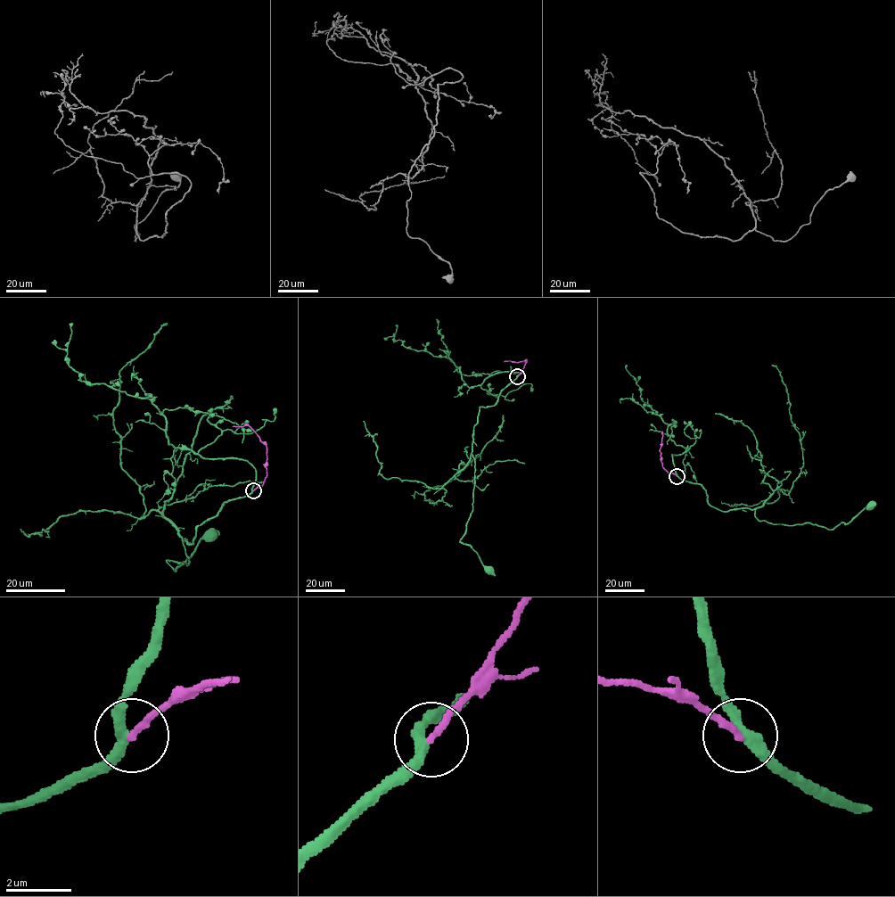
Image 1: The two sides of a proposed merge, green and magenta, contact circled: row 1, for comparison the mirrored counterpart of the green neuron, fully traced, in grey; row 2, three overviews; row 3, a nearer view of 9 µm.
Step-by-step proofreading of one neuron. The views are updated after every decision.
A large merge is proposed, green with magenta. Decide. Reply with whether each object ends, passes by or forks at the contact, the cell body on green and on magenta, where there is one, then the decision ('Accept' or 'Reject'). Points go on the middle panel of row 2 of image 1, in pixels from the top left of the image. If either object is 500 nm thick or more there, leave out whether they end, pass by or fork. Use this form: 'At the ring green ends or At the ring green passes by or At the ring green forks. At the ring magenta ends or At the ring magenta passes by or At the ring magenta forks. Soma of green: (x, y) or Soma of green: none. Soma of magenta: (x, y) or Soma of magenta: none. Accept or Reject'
At the ring green passes by. At the ring magenta ends. Soma of green: (489, 570). Soma of magenta: none. Reject

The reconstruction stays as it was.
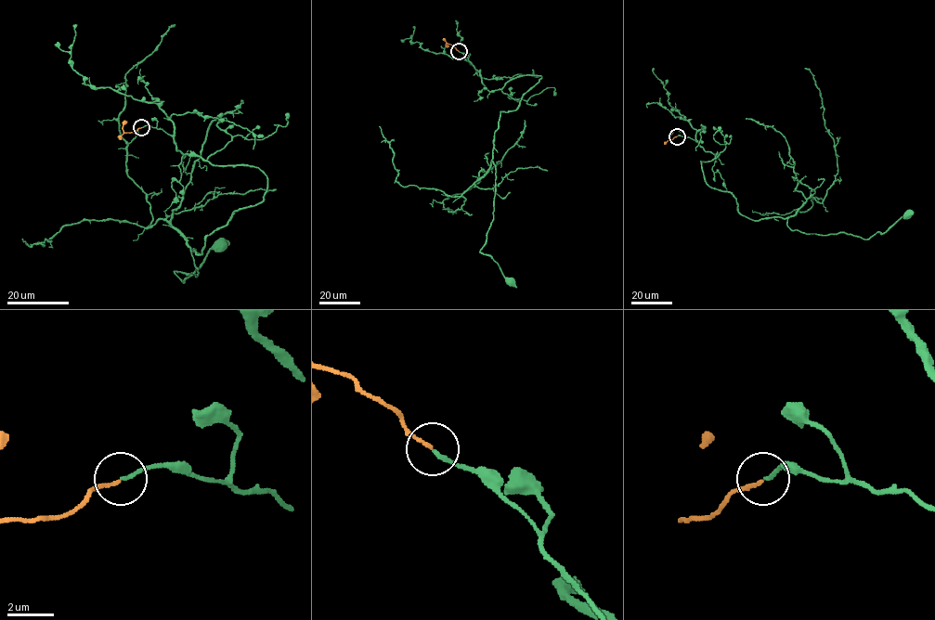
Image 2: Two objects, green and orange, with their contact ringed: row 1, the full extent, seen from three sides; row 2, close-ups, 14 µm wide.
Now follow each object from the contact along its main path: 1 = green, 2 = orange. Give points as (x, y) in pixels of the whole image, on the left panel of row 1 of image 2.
1: (142, 127), (188, 156), (266, 177), (264, 199), (194, 249), (196, 276), (175, 273), (192, 274), (220, 245)
2: (142, 127), (124, 132), (123, 125), (125, 121)

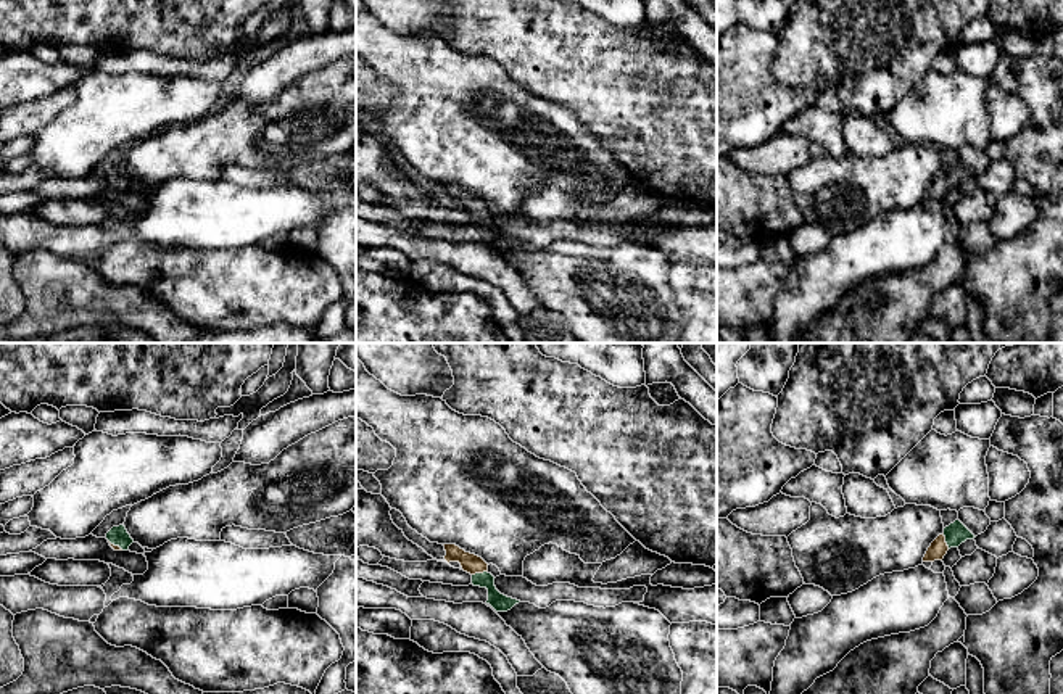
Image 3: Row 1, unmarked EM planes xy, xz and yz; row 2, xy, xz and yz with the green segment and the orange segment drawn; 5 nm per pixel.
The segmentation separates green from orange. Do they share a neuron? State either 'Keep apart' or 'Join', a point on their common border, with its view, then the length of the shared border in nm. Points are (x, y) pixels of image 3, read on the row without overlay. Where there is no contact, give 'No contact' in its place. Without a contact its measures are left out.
Join. Touches green at xz (479, 213). Shared border 80 nm

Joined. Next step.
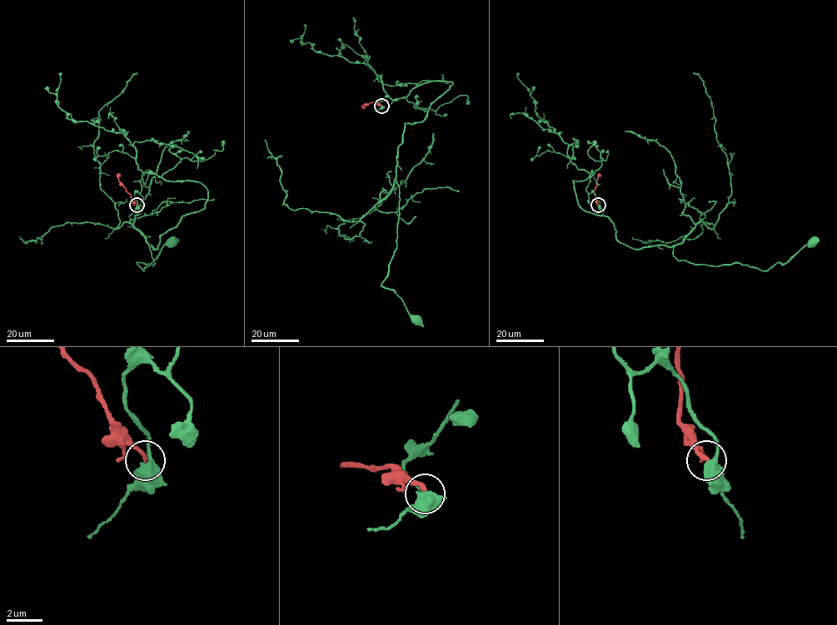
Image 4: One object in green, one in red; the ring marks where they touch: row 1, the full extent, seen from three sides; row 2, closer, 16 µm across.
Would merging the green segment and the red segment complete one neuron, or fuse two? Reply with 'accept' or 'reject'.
reject

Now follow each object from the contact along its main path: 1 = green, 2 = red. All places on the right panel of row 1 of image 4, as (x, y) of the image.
1: (598, 205), (591, 173), (573, 181), (620, 242), (694, 264), (768, 270), (812, 242)
2: (598, 205), (595, 200), (595, 188), (600, 173)

